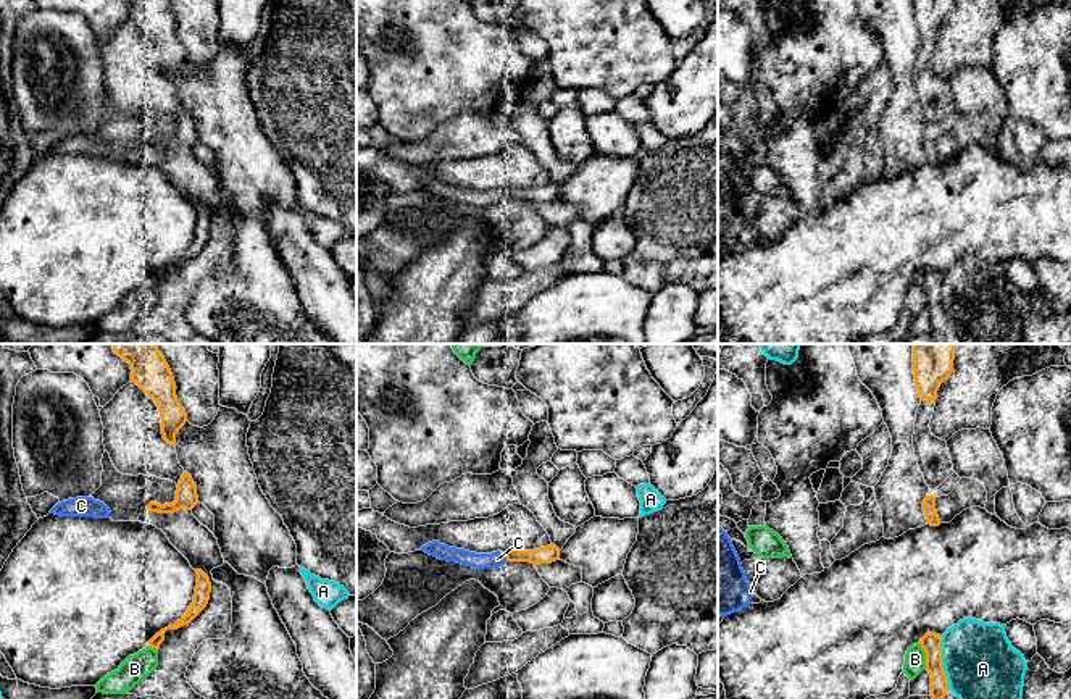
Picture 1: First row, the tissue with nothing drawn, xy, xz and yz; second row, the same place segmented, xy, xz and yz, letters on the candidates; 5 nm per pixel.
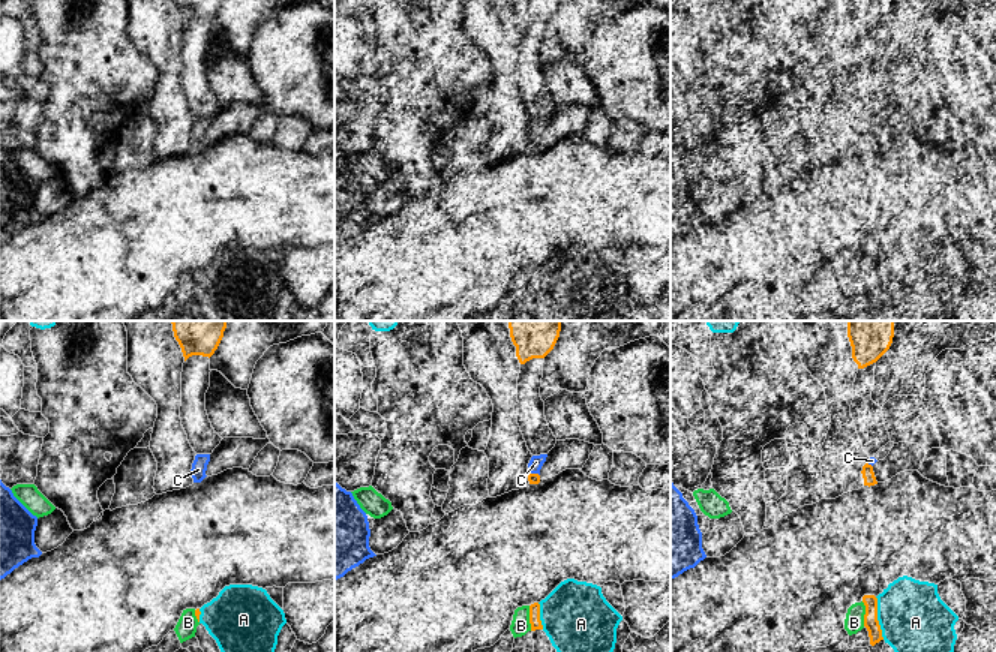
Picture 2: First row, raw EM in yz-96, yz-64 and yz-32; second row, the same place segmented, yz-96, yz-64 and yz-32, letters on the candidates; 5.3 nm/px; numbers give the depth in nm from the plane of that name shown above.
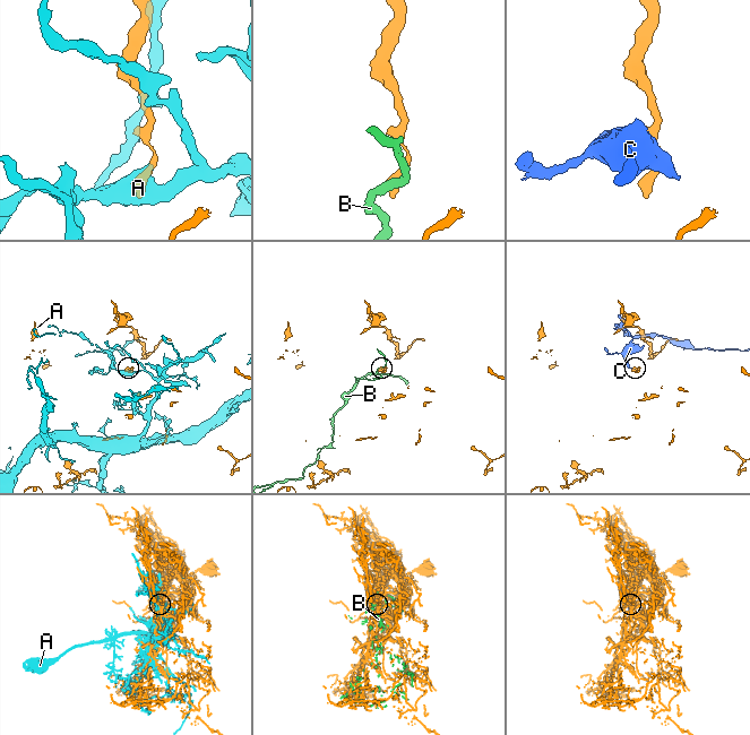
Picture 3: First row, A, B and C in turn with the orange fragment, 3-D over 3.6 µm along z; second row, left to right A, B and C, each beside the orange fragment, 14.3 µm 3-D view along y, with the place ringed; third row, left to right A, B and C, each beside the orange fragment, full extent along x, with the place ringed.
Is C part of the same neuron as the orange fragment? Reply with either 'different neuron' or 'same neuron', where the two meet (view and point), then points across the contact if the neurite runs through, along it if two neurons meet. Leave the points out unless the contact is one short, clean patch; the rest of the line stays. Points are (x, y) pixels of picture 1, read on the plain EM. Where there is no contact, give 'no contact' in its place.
different neuron | xz (505, 194)

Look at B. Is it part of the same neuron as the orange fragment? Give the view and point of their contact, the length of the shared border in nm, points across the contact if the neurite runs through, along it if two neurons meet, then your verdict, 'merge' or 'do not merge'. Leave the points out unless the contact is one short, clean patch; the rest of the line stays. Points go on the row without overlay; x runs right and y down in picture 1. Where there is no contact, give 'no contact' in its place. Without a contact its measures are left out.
meets orange in yz at (926, 294); contact 130 nm long; do not merge

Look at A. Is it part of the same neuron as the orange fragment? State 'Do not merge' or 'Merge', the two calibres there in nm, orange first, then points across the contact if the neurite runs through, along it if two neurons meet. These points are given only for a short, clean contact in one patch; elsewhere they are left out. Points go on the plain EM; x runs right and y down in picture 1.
Do not merge. Thickness 100 nm (orange) against 380 nm

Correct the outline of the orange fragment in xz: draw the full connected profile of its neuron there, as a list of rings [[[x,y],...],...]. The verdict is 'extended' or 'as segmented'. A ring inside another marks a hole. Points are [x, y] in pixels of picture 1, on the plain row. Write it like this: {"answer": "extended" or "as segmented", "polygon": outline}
{"answer": "as segmented", "polygon": [[[555,182],[534,189],[511,187],[505,190],[506,200],[529,200],[534,203],[552,202],[560,197],[560,187]]]}

